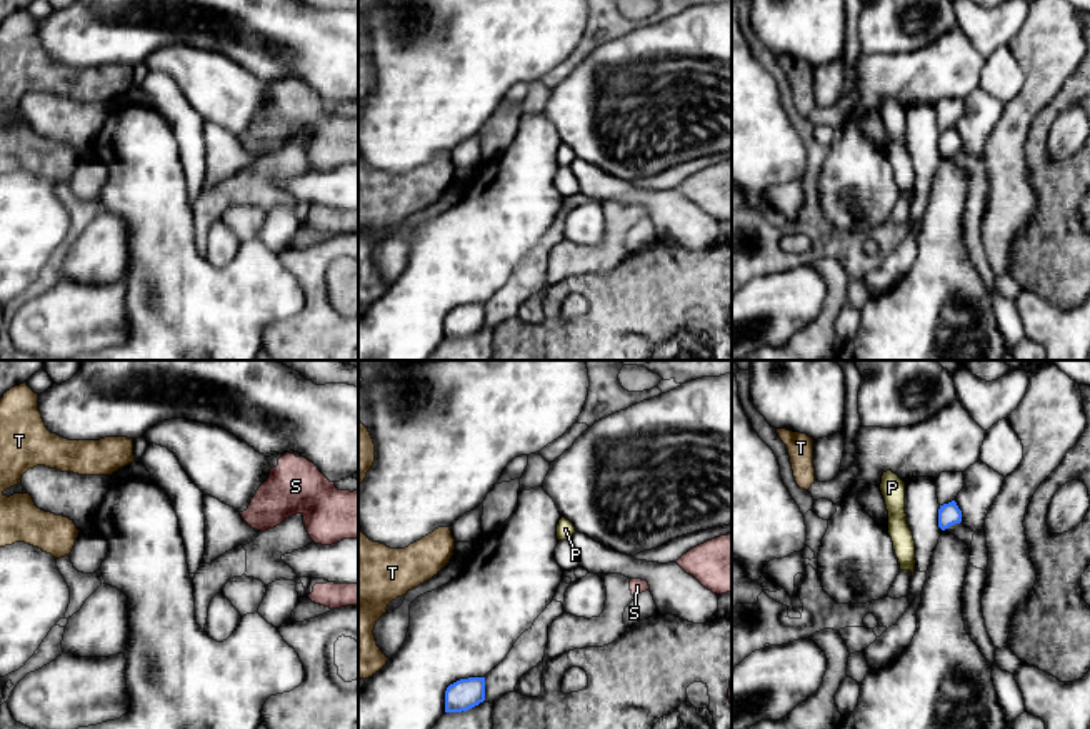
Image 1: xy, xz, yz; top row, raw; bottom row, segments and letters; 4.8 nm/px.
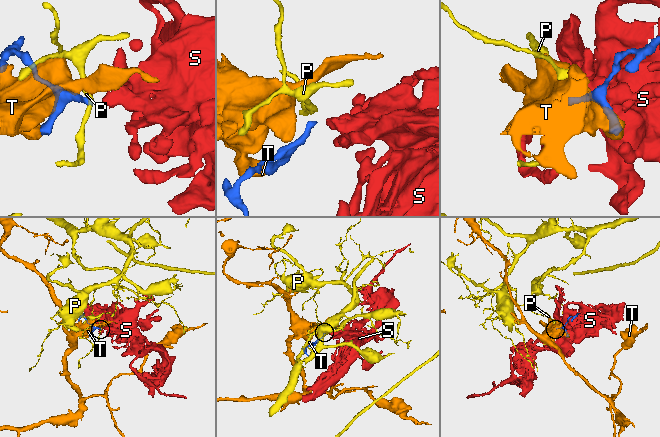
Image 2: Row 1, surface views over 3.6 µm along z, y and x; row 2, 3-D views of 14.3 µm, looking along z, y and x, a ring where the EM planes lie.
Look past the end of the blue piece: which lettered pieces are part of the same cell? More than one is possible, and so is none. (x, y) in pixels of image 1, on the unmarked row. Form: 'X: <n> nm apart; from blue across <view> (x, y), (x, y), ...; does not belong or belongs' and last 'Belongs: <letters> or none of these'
P: 140 nm apart; from blue across yz (939, 152), (912, 162); does not belong
S: 800 nm apart; from blue across xz (484, 304), (632, 221); does not belong
T: 320 nm apart; from blue across xz (447, 314), (387, 286); does not belong
Belongs: none of these

